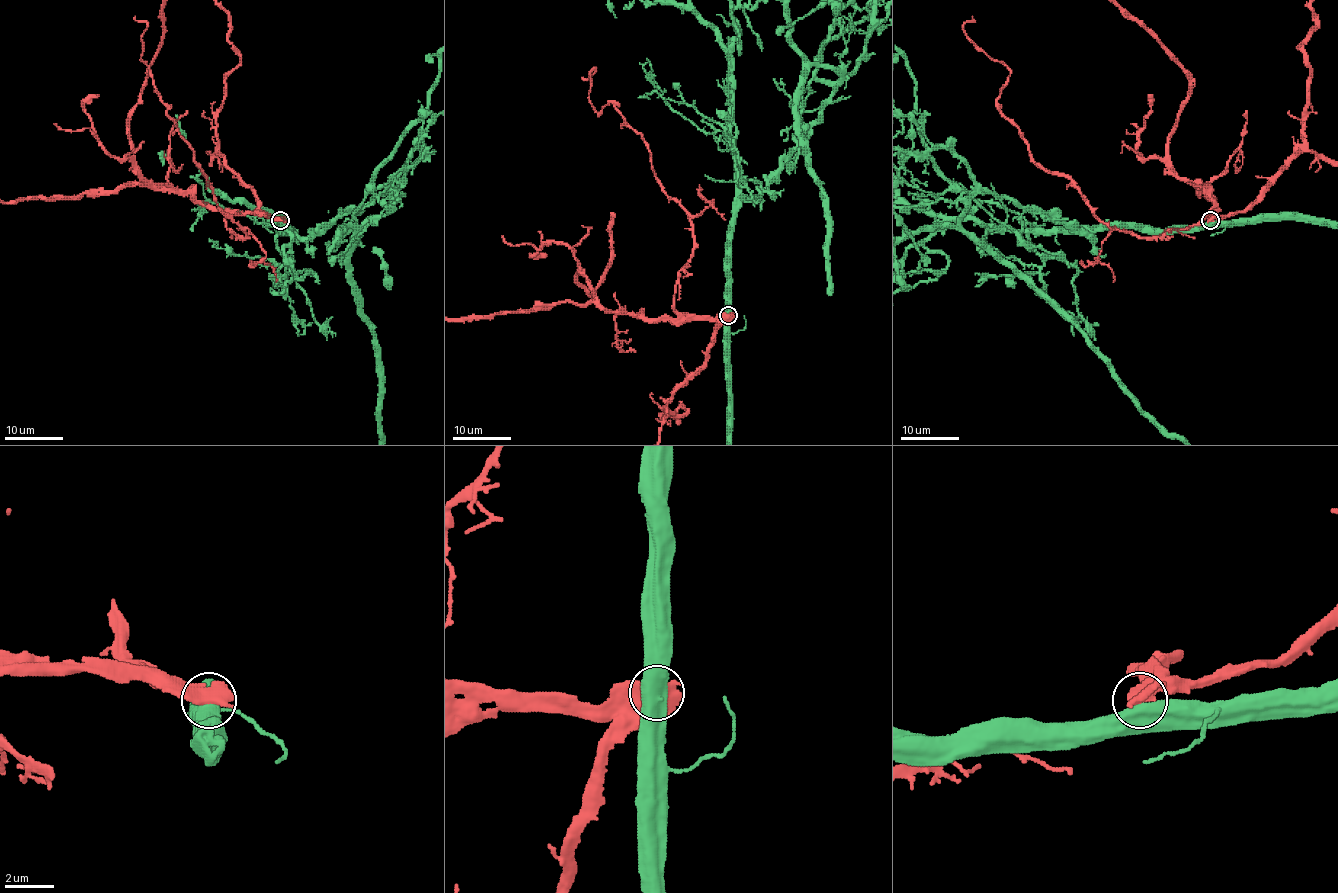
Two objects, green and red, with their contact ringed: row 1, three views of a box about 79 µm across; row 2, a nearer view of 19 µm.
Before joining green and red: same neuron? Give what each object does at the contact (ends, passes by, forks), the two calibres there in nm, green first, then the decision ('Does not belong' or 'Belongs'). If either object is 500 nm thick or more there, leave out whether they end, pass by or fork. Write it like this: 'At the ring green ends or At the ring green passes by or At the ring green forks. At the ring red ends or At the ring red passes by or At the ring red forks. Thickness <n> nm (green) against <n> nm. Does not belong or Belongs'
Thickness 800 nm (green) against 500 nm. Does not belong

